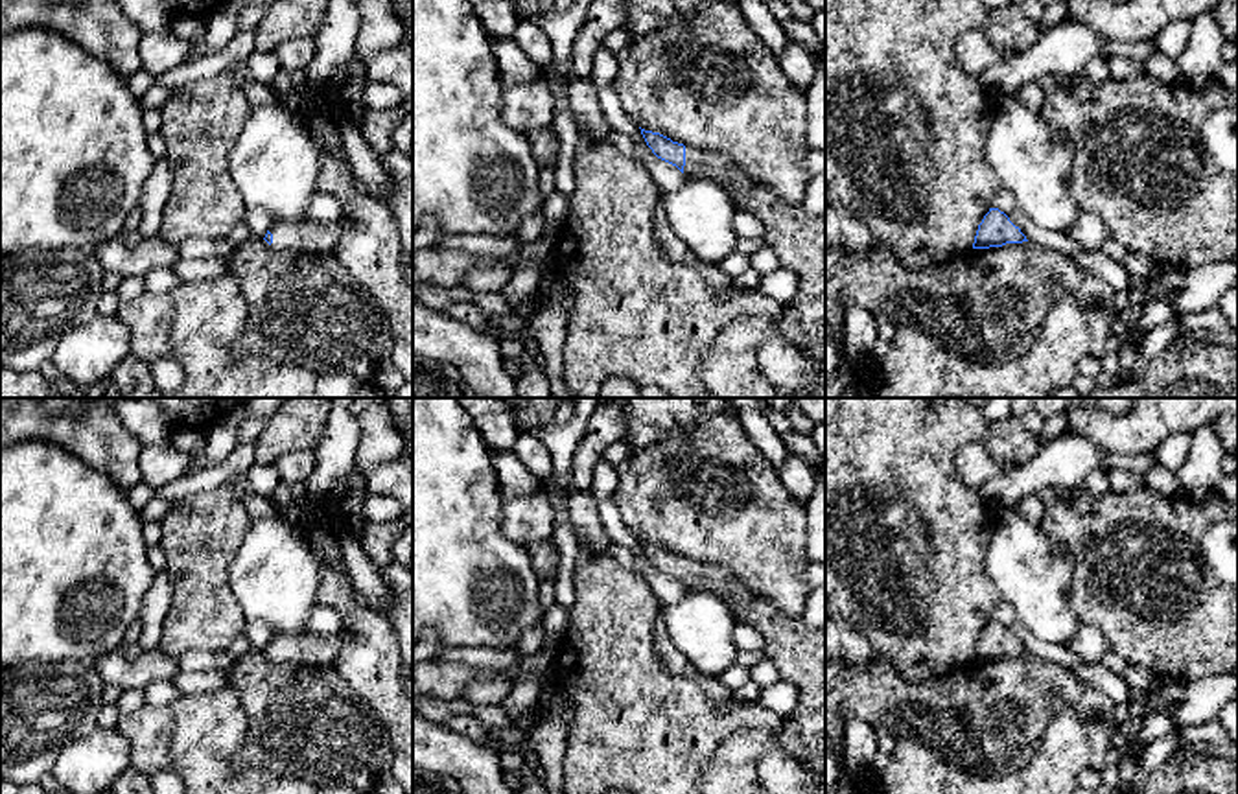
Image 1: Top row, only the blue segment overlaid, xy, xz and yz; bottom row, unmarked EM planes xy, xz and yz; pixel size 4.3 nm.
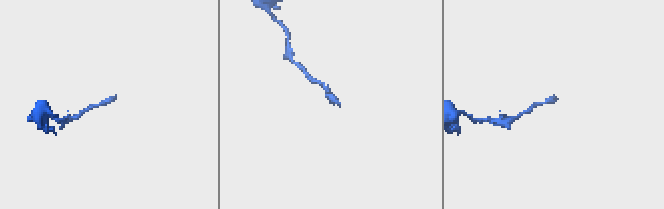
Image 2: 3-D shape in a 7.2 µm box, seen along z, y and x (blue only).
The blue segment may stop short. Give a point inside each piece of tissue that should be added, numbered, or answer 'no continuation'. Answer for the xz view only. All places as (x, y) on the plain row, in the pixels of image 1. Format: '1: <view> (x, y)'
1: xz (699, 577)

